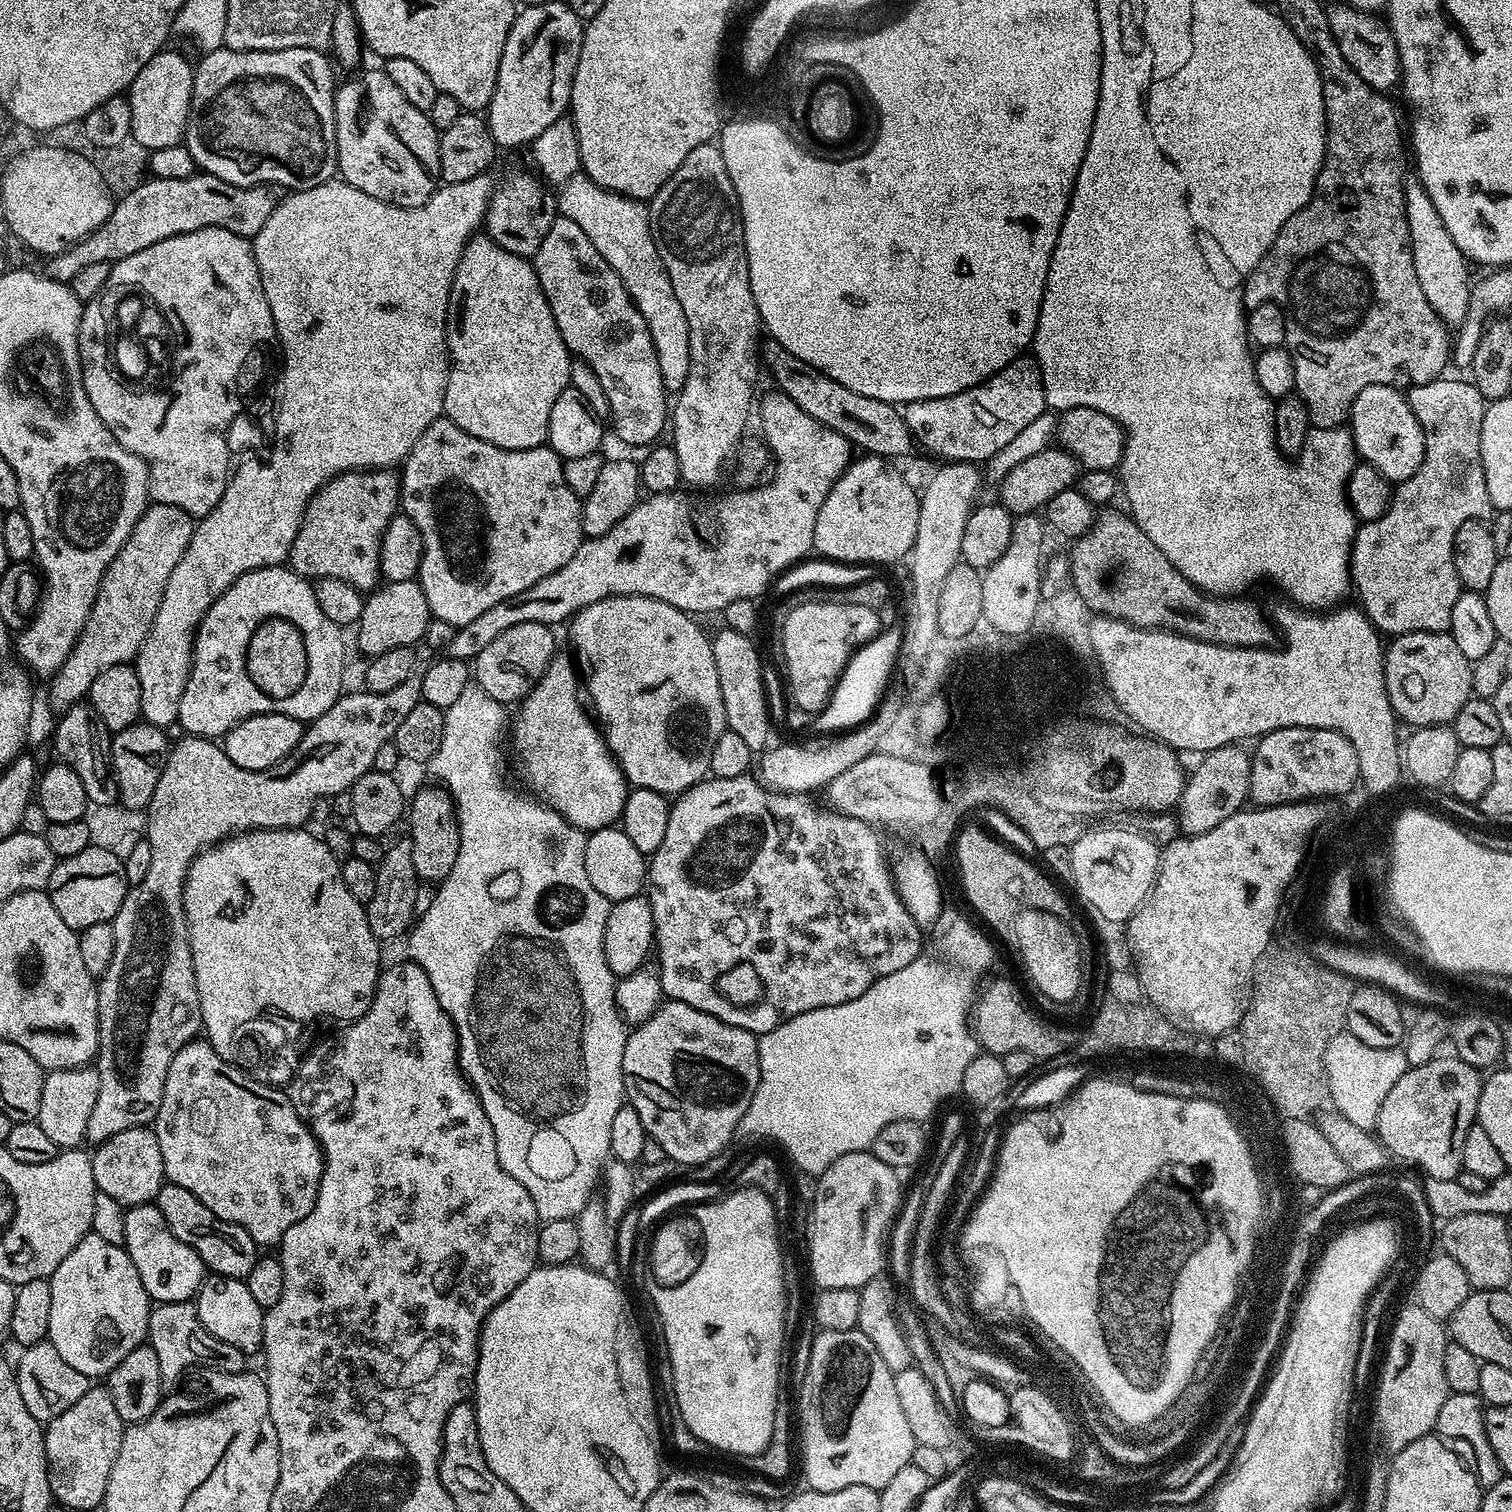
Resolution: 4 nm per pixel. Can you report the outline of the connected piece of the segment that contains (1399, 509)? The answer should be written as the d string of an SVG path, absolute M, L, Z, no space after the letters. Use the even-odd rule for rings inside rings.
M1441 378L1439 380L1431 380L1430 382L1426 382L1425 384L1414 384L1411 385L1407 389L1406 395L1408 397L1408 405L1410 406L1410 410L1414 410L1414 418L1418 418L1418 422L1422 426L1422 430L1424 431L1424 457L1422 458L1422 466L1418 466L1418 470L1414 470L1414 474L1410 478L1406 478L1405 480L1399 481L1395 485L1392 500L1388 503L1388 509L1386 510L1386 514L1382 514L1382 518L1378 518L1377 520L1366 520L1363 521L1356 529L1356 537L1354 538L1354 542L1352 543L1352 562L1350 565L1350 584L1354 589L1354 596L1356 592L1356 596L1360 601L1358 601L1359 607L1362 609L1365 616L1367 616L1368 621L1372 623L1377 630L1381 633L1386 634L1389 632L1389 637L1395 638L1397 636L1405 636L1406 634L1410 634L1411 632L1448 632L1452 627L1452 615L1454 614L1454 602L1458 602L1458 598L1460 597L1460 593L1462 591L1460 587L1460 579L1458 578L1458 574L1454 570L1454 554L1452 551L1454 550L1454 534L1458 534L1458 526L1462 526L1462 522L1466 522L1467 520L1483 520L1487 521L1489 517L1493 515L1494 509L1492 507L1492 503L1490 502L1490 493L1486 490L1486 474L1482 470L1482 418L1484 417L1484 410L1486 407L1486 401L1484 396L1474 385L1471 384L1467 379L1464 380L1448 380L1449 378Z

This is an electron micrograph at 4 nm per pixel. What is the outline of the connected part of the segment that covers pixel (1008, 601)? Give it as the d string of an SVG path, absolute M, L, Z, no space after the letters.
M1028 513L1022 516L1016 516L1015 520L1012 523L1012 536L1010 540L1010 546L1007 548L1006 552L1002 554L1001 558L998 558L998 561L991 564L988 569L985 569L982 574L982 616L983 619L990 624L990 626L994 626L996 631L1001 631L1003 635L1010 635L1017 638L1023 637L1023 632L1026 634L1032 632L1032 623L1034 622L1034 614L1036 609L1040 604L1042 599L1041 595L1041 584L1044 580L1043 573L1040 574L1040 564L1042 562L1042 548L1044 546L1044 532L1046 533L1046 526L1043 522L1043 519L1037 513Z

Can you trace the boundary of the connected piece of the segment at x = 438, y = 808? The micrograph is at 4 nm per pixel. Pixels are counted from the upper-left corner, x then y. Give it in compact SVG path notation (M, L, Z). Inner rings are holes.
M439 786L424 788L416 797L411 797L406 808L406 824L412 842L414 870L417 881L433 886L439 885L454 870L460 849L460 827L456 821L456 806L451 796Z

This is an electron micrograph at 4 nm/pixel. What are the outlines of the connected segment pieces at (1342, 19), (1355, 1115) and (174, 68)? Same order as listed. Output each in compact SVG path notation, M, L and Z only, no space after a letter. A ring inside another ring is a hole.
M1346 2L1329 7L1327 13L1334 42L1338 42L1338 50L1342 50L1342 58L1350 62L1354 74L1358 74L1358 78L1362 78L1362 82L1369 84L1375 92L1391 93L1391 88L1401 83L1400 59L1387 23L1379 15L1351 8Z
M1358 1038L1339 1039L1328 1049L1328 1068L1332 1071L1332 1084L1340 1108L1344 1108L1345 1117L1353 1124L1367 1130L1375 1129L1376 1115L1386 1102L1394 1082L1406 1074L1410 1067L1404 1048L1375 1048L1366 1046Z
M161 50L157 56L150 58L126 93L132 111L131 139L149 150L181 143L188 130L194 64L178 53L168 51Z

